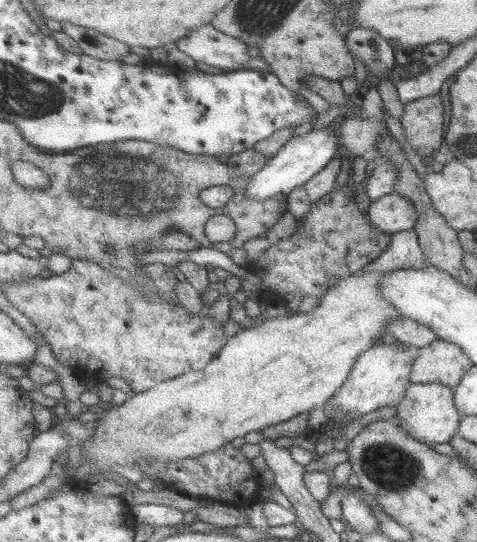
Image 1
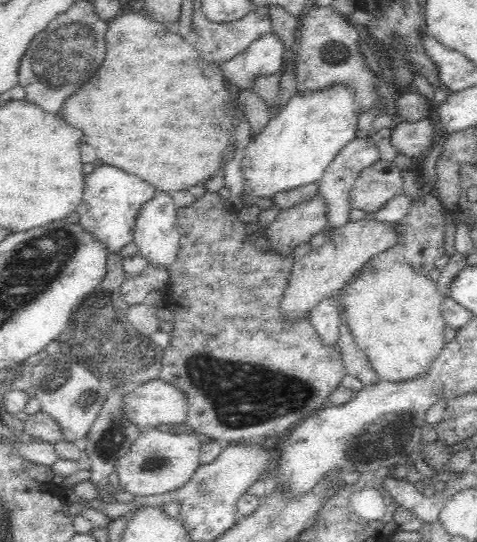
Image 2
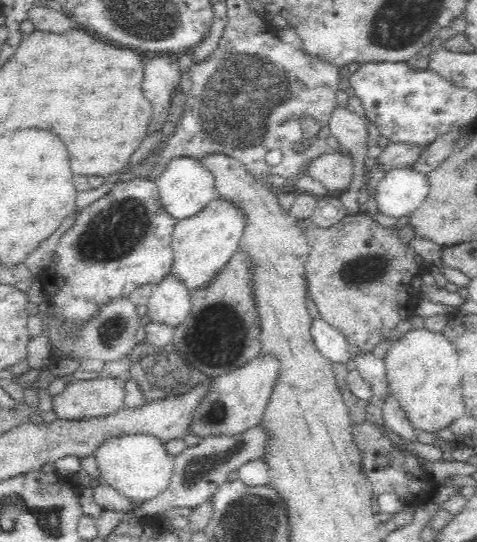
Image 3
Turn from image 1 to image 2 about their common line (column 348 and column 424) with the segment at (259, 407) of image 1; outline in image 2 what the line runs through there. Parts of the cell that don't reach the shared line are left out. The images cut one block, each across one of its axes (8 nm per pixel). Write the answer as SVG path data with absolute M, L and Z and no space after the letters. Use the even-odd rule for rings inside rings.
M402 265L400 267L393 267L388 271L367 271L361 278L352 278L348 284L346 284L347 290L342 292L344 305L346 306L346 319L352 335L355 337L358 347L362 349L362 352L366 355L367 361L372 364L374 372L377 374L378 380L390 381L391 383L404 382L406 380L419 380L426 378L432 370L432 364L434 360L438 358L438 354L442 352L442 348L446 346L446 338L444 338L444 329L447 327L442 317L442 300L444 298L438 291L436 291L436 285L434 281L429 280L427 277L414 273L414 270L409 265Z

